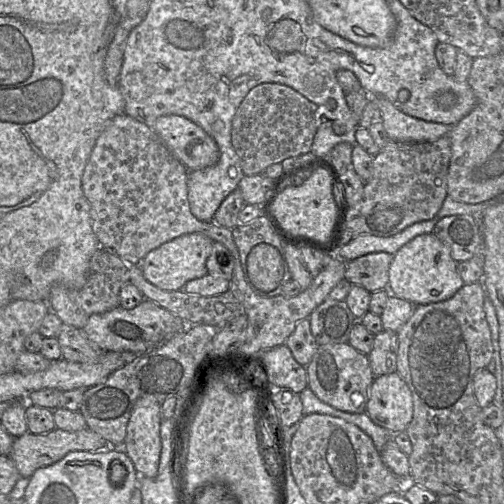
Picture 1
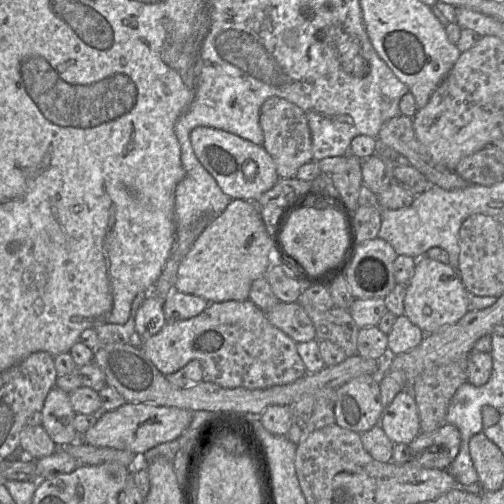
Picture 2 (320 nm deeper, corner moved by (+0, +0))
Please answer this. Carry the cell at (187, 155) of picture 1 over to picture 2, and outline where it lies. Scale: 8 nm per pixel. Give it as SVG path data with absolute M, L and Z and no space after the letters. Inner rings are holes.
M199 126L190 132L190 142L200 163L216 180L221 190L232 199L257 200L280 179L275 163L264 147L235 134Z

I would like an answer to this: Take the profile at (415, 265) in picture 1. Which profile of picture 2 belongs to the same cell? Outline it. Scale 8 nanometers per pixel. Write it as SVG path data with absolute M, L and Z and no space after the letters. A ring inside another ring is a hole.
M427 256L417 260L414 275L406 285L404 315L425 334L458 322L469 310L470 294L465 289L457 270Z

